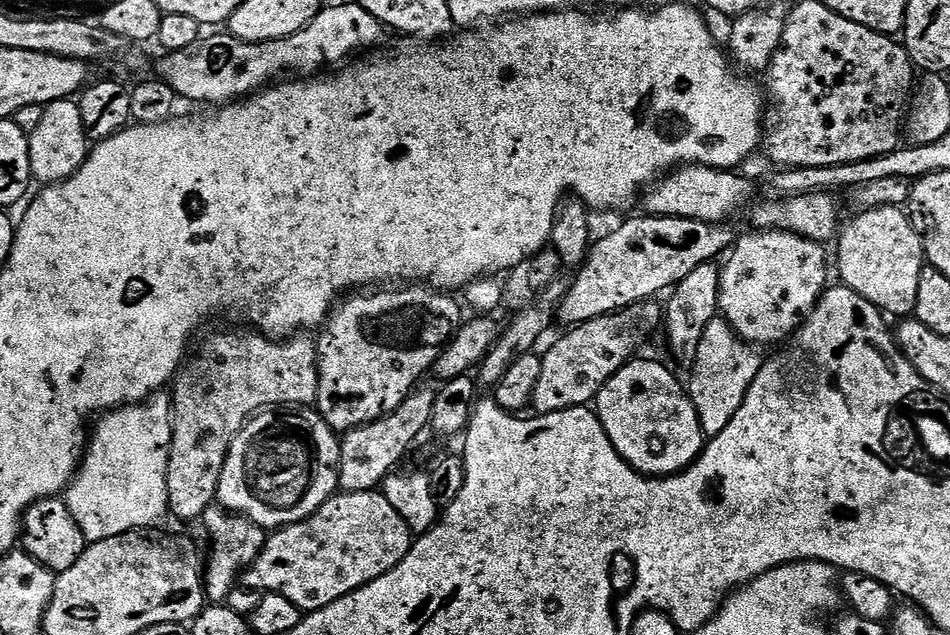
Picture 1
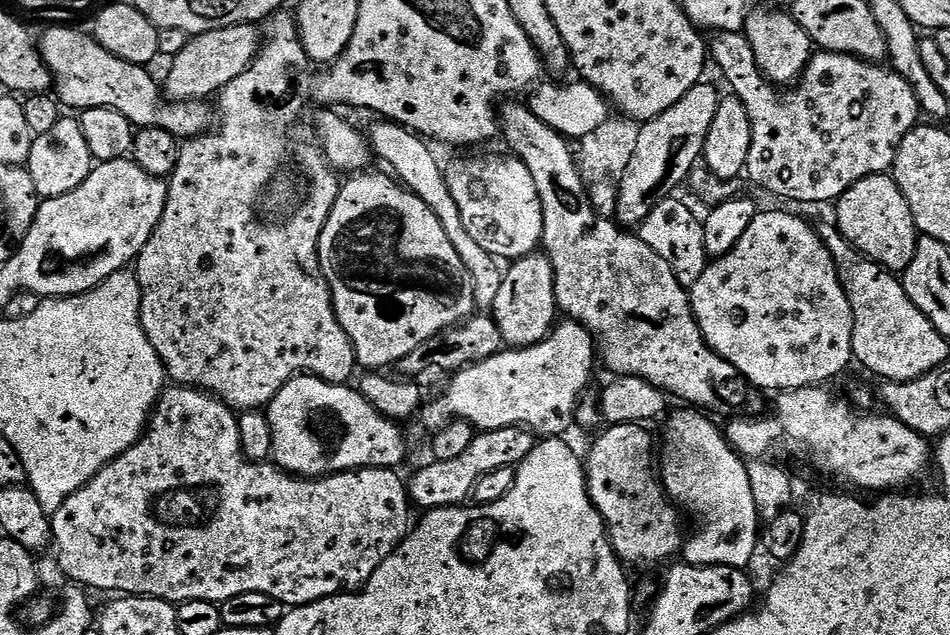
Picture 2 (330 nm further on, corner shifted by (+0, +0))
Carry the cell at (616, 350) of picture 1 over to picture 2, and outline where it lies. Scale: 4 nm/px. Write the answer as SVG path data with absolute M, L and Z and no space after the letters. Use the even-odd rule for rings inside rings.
M503 428L476 434L464 453L450 461L433 459L432 464L420 468L407 481L406 487L413 505L420 510L454 508L463 505L473 495L473 488L484 475L502 470L503 467L519 466L534 450L538 440L526 428ZM466 499L467 500L464 500Z

